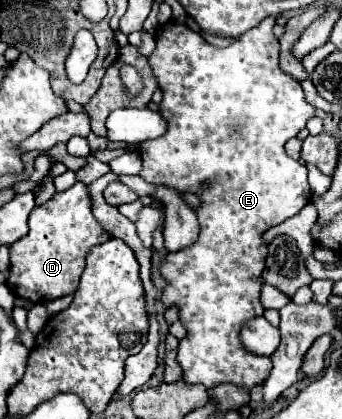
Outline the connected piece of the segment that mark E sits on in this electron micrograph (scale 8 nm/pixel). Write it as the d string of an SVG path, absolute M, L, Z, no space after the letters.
M269 16L259 26L241 34L231 46L215 48L189 26L169 22L159 28L155 36L157 48L149 56L149 64L163 90L159 112L169 128L163 136L139 144L143 160L139 176L151 184L167 184L181 192L195 192L203 200L197 210L201 224L199 240L185 250L169 254L161 264L161 274L167 280L161 300L167 308L171 304L179 306L179 318L187 328L187 336L179 342L177 354L183 380L207 388L225 382L253 388L265 382L271 372L271 358L245 350L239 328L265 310L259 302L259 290L263 286L261 272L267 258L267 244L263 244L261 234L295 216L311 200L307 168L289 158L283 144L305 128L305 122L315 116L315 108L305 100L301 84L279 70L279 42L273 36L273 26L275 18Z

